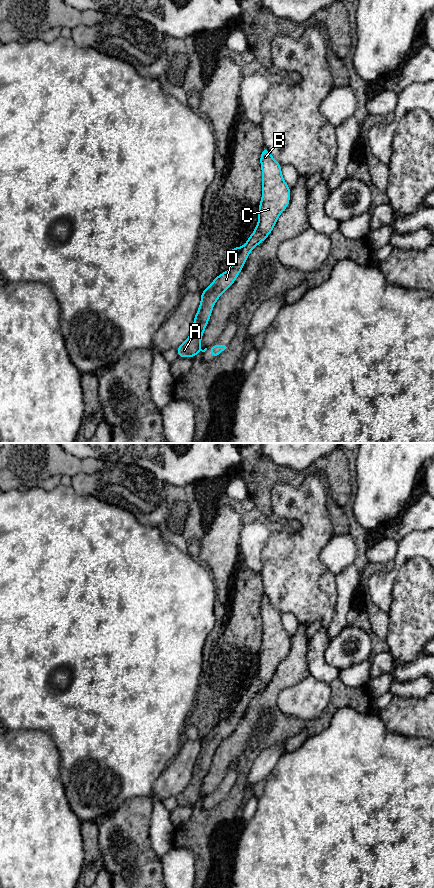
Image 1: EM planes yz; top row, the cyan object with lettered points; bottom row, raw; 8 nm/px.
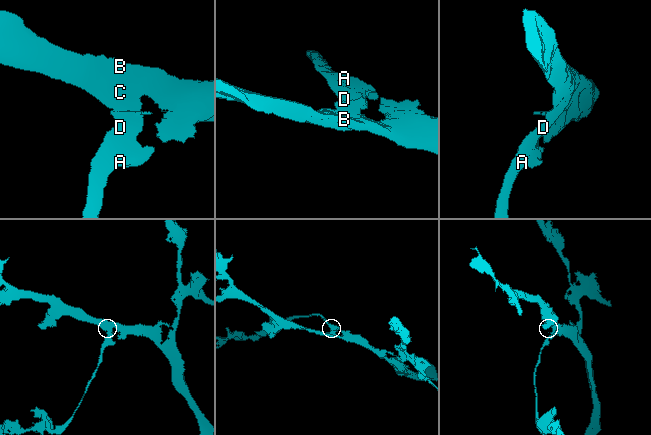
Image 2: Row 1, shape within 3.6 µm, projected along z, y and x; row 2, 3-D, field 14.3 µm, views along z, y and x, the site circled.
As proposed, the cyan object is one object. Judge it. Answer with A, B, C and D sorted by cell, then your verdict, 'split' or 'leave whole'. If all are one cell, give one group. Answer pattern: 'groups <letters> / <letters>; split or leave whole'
groups A B C D; leave whole

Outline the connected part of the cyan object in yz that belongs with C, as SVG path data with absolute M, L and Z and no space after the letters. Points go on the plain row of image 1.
M263 595L260 603L260 612L262 619L262 646L259 652L258 658L258 671L253 681L249 684L247 690L243 695L231 695L230 701L234 705L234 709L229 715L229 718L220 721L212 731L201 740L201 749L199 757L193 768L193 777L189 785L176 796L179 806L195 805L200 799L205 800L201 797L201 787L205 776L209 770L212 762L213 755L219 745L235 730L238 726L239 721L245 713L251 699L260 691L262 691L272 680L280 662L288 655L290 650L291 637L285 630L282 624L282 613L280 613L271 603L270 599Z

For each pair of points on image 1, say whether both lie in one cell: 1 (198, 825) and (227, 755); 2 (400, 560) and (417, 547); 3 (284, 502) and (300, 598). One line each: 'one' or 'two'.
1: one
2: one
3: one

